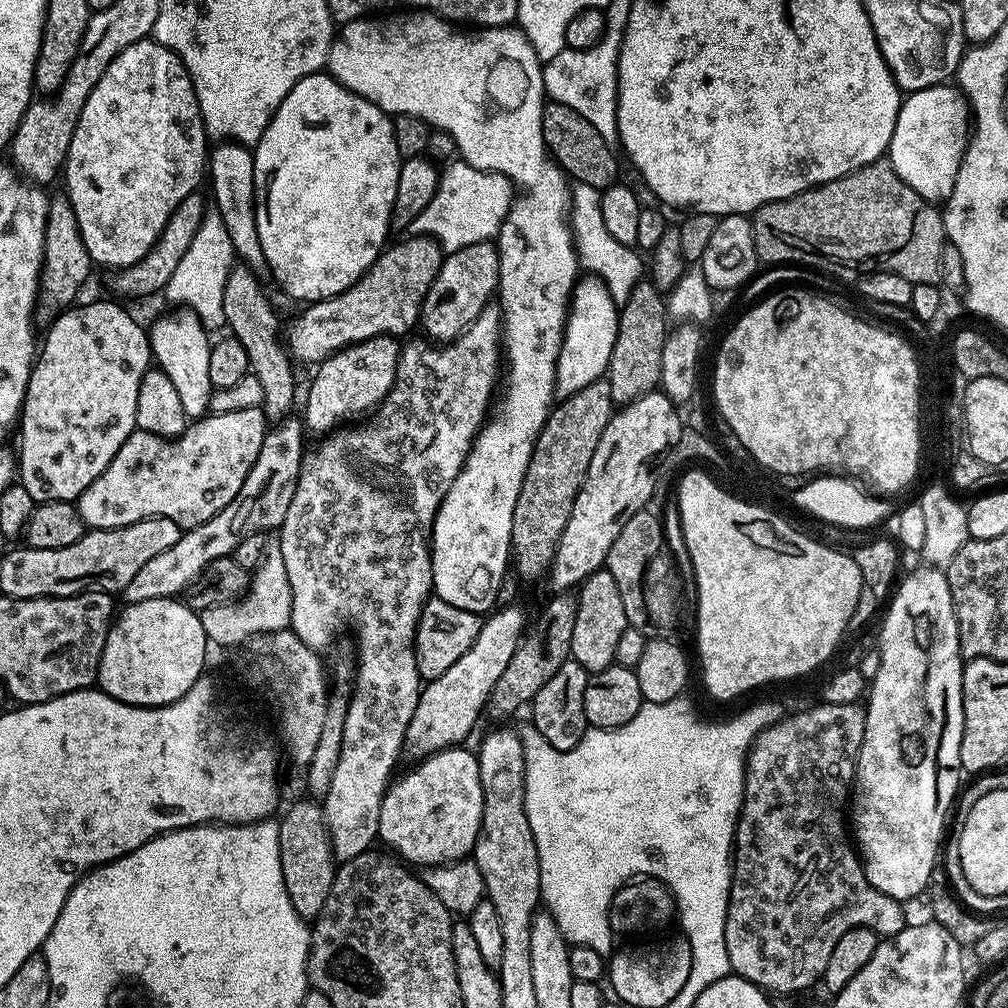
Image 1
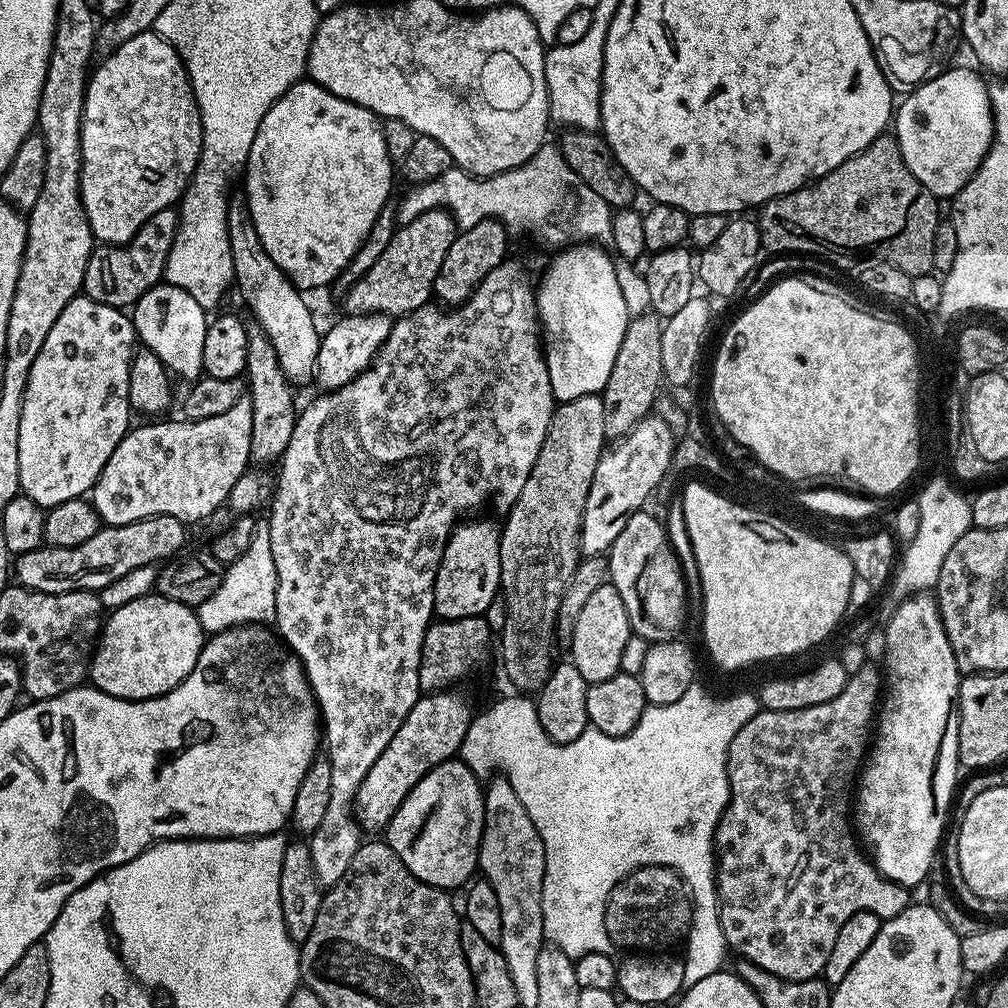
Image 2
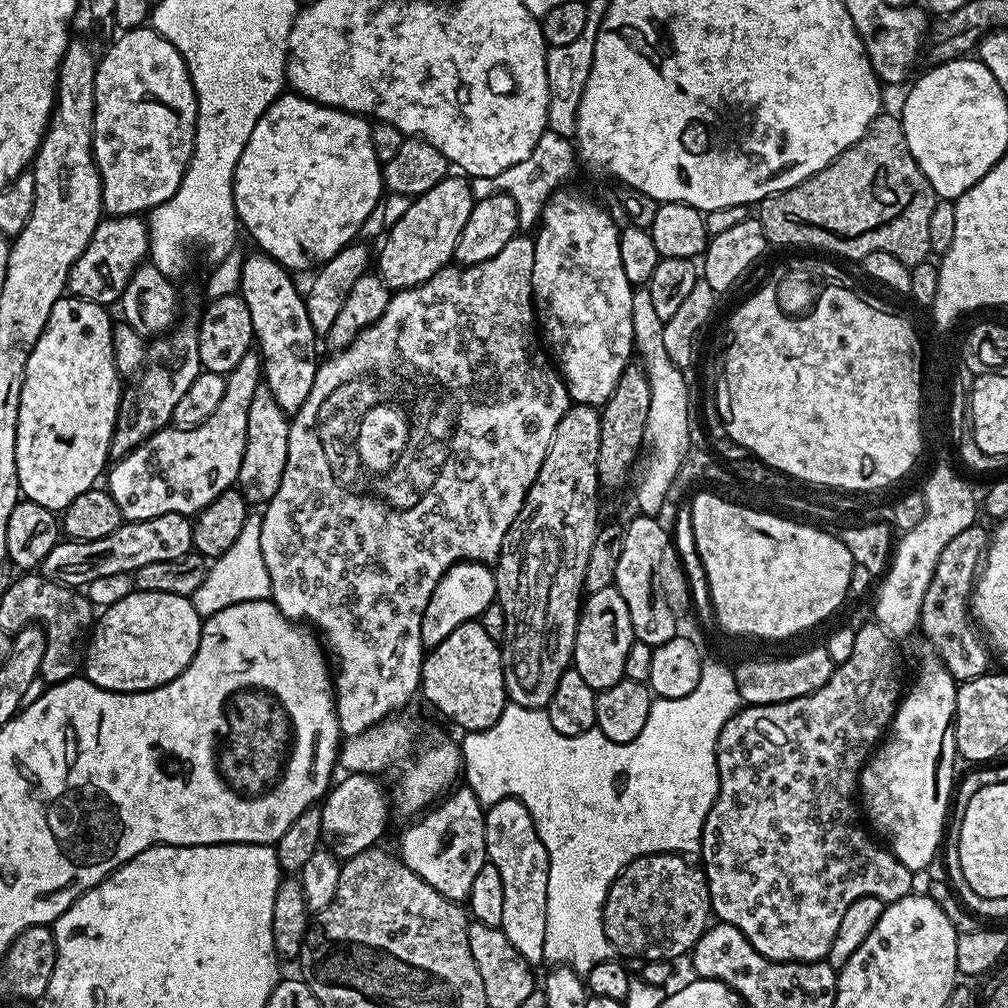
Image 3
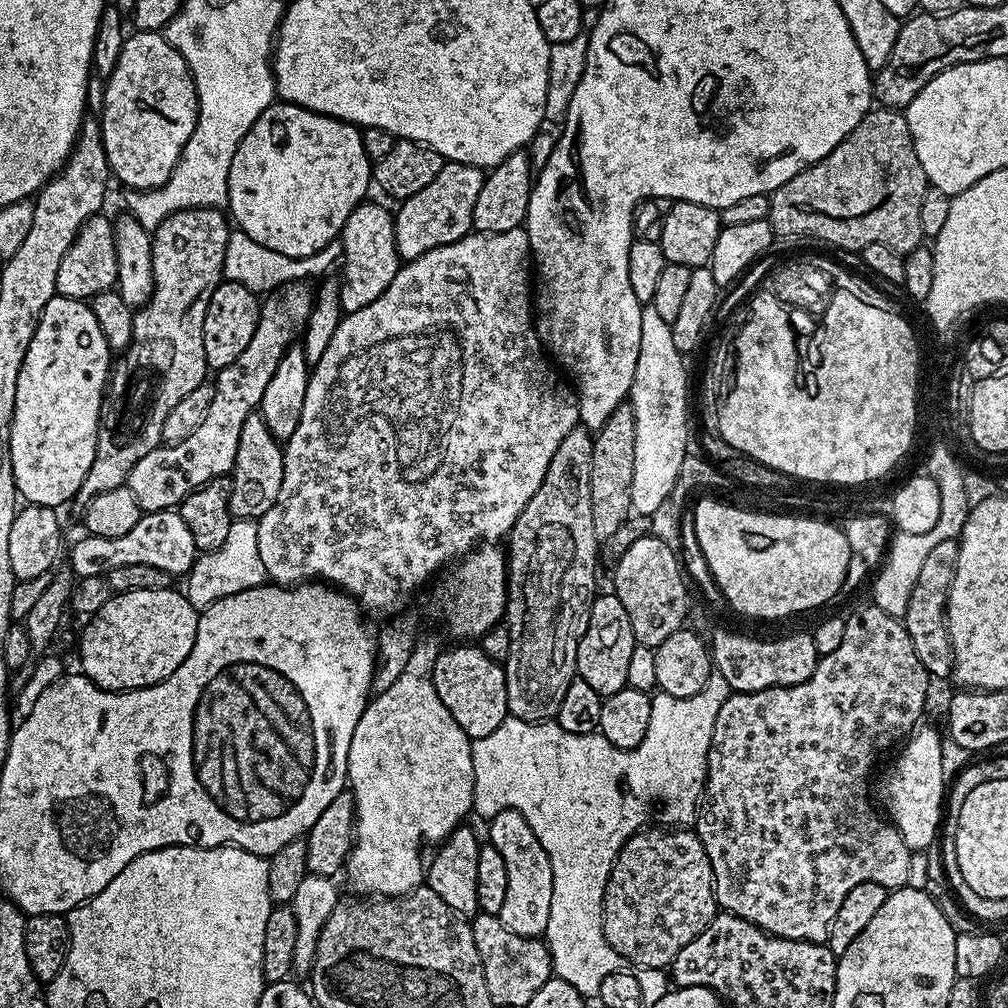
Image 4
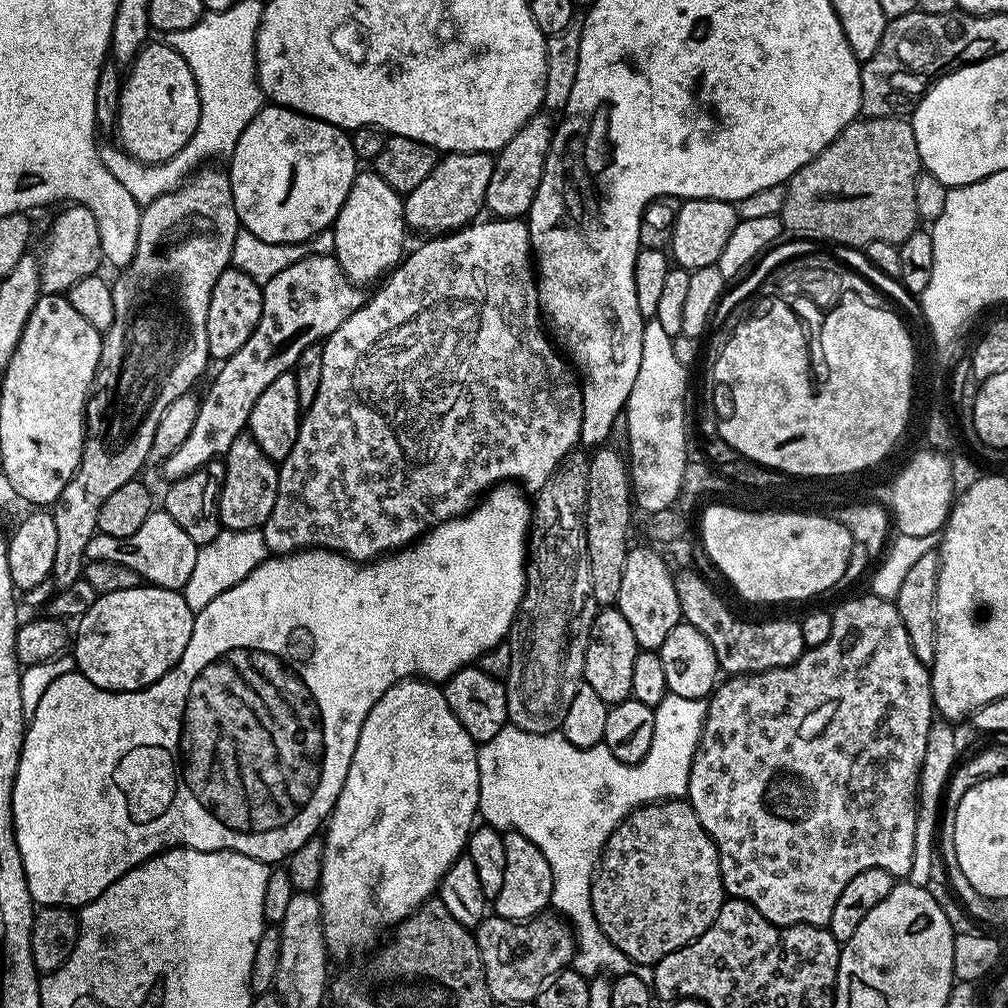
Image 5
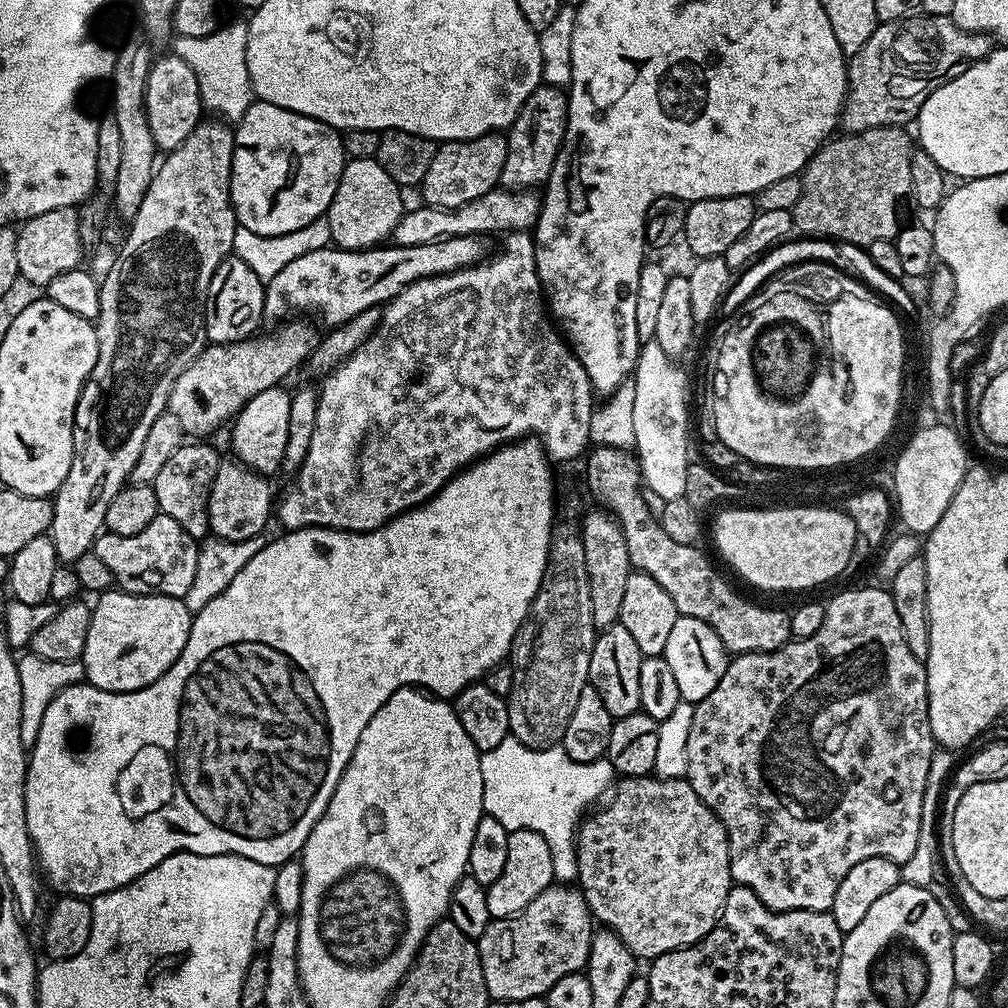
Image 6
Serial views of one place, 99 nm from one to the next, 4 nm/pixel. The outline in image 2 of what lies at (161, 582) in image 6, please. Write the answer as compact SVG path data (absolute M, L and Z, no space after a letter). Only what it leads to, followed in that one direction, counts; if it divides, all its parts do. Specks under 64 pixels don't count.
M151 516L126 526L104 526L82 546L50 548L41 546L21 552L14 560L14 580L21 588L39 592L79 592L110 586L114 578L138 570L138 566L159 565L175 557L184 544L185 521L169 516Z

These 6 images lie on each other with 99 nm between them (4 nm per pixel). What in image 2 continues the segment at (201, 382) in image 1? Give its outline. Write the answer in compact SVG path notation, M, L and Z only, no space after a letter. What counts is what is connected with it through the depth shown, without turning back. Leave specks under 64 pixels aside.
M163 282L154 285L131 305L130 315L137 341L150 349L167 366L173 377L181 376L185 382L200 379L204 372L202 345L206 343L206 330L210 323L209 313L186 290Z

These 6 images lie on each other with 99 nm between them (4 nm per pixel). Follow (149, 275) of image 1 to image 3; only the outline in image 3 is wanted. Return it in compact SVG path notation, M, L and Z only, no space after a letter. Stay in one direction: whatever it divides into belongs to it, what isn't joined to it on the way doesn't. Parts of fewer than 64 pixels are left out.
M135 216L101 219L86 250L74 262L68 275L67 291L73 296L95 304L112 306L126 290L134 270L145 263L148 256L148 221Z

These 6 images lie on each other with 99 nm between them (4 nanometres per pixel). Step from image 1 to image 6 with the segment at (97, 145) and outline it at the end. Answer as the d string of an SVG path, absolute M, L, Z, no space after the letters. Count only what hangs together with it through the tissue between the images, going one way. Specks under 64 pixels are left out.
M174 54L167 55L161 60L160 57L153 59L150 78L146 82L146 118L150 122L150 134L154 134L157 149L163 150L165 153L173 152L179 144L186 142L188 135L196 129L196 125L202 119L198 78L194 78L194 70L190 70L190 66L186 66L186 62L182 62L182 58L178 58Z

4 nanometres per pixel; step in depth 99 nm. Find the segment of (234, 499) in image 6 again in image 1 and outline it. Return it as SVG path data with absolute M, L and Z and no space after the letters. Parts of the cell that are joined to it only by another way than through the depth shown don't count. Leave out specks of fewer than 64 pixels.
M237 263L226 278L222 294L222 310L227 331L242 342L251 375L258 378L264 391L263 409L269 421L279 422L290 416L296 400L296 376L292 373L294 361L282 343L282 324L276 317L276 308L260 285L261 277L246 264Z

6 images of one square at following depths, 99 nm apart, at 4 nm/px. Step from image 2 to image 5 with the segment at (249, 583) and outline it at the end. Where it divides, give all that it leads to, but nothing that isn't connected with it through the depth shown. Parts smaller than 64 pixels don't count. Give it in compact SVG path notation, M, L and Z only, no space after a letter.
M224 528L214 538L214 542L206 542L199 545L194 558L194 571L190 573L190 578L185 582L182 589L186 598L186 606L190 606L193 614L202 611L218 594L238 586L242 578L246 578L256 567L267 560L270 553L264 541L263 531L259 528L250 530L230 530Z

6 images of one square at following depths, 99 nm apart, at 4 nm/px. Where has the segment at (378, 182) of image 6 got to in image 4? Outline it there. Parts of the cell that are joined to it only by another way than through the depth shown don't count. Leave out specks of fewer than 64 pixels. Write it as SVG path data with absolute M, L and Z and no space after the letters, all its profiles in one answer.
M365 202L359 204L346 220L342 233L344 242L344 280L340 285L340 306L345 313L362 310L362 306L370 306L382 295L382 290L394 282L394 274L398 274L402 263L396 249L396 222L391 211L387 212L380 204Z

